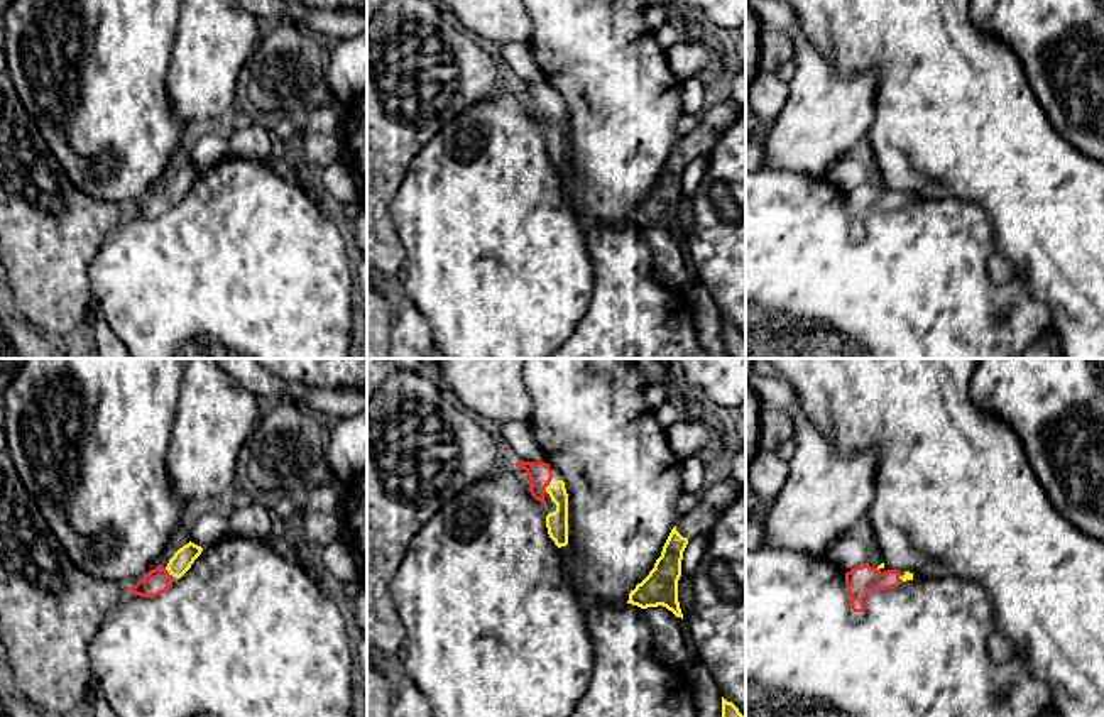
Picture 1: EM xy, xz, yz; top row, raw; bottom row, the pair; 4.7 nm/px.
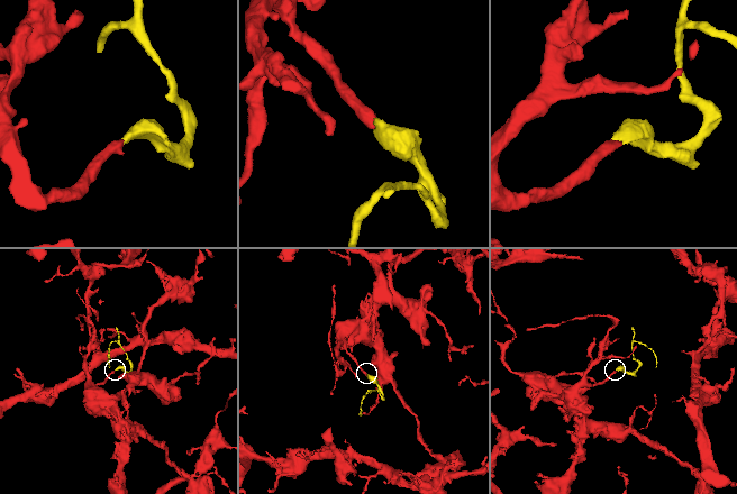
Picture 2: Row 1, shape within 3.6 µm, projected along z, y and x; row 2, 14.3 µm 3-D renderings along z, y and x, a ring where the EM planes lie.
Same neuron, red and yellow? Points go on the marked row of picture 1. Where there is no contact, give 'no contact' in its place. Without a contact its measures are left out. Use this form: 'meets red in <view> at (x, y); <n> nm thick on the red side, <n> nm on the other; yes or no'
meets red in xy at (168, 572); 120 nm thick on the red side, 100 nm on the other; yes

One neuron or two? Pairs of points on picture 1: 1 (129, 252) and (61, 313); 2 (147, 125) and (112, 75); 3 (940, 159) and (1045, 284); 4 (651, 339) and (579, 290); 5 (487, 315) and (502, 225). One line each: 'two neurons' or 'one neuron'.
1: two neurons
2: one neuron
3: one neuron
4: two neurons
5: one neuron

